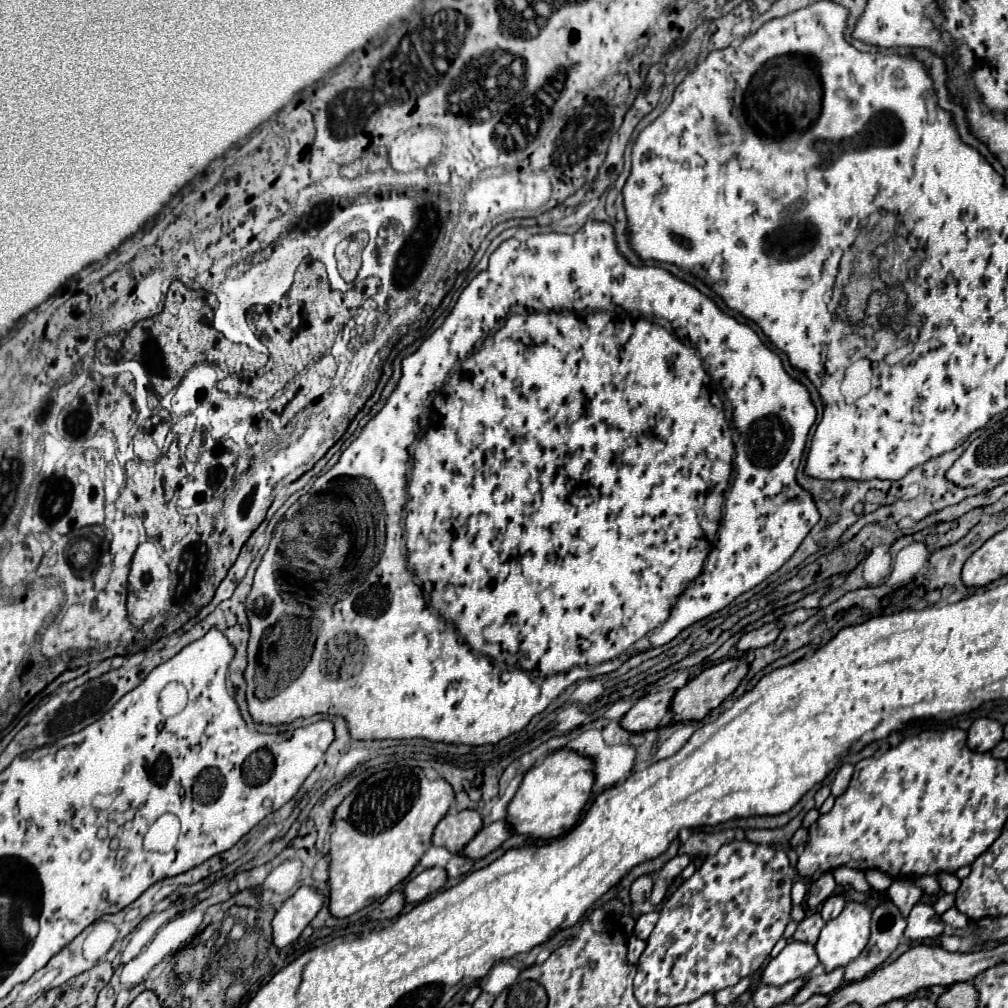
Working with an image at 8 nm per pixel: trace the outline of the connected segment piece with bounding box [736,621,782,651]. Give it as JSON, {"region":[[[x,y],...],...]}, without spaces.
{"region":[[[772,621],[772,623],[766,623],[762,625],[760,629],[754,629],[746,635],[742,635],[742,639],[736,643],[736,649],[740,651],[750,651],[750,649],[758,649],[758,647],[766,647],[770,643],[774,643],[780,635],[780,629],[782,625],[778,621]]]}

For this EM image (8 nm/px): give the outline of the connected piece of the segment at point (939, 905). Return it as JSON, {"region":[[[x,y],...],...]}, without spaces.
{"region":[[[940,893],[938,895],[938,899],[936,899],[936,903],[934,903],[934,909],[936,909],[936,913],[938,915],[942,915],[948,907],[952,907],[954,905],[954,895],[950,895],[950,893]]]}

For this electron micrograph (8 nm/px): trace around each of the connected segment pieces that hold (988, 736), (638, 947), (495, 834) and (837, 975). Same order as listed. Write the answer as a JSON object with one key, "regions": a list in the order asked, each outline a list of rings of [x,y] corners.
{"regions":[[[[988,717],[976,719],[968,729],[968,747],[972,747],[972,751],[986,753],[1000,739],[1002,739],[1002,725]]],[[[632,935],[628,939],[628,963],[638,963],[638,957],[642,955],[644,947],[646,947],[646,941],[642,941],[636,935]]],[[[494,821],[476,833],[476,837],[462,849],[462,855],[468,859],[482,859],[484,855],[500,847],[510,835],[512,833],[506,821]]],[[[838,967],[836,971],[824,971],[824,973],[820,973],[820,975],[814,975],[812,979],[808,979],[808,981],[800,987],[800,991],[794,995],[792,1003],[800,1005],[800,1003],[808,1001],[808,999],[810,999],[812,995],[816,995],[816,993],[826,993],[826,995],[834,993],[834,991],[842,985],[842,975],[844,975],[844,969],[842,969],[842,967]]]]}

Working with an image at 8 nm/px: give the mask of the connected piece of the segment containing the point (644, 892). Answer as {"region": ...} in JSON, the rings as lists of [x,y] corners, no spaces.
{"region":[[[650,875],[638,877],[638,879],[632,883],[632,887],[630,887],[630,899],[632,899],[632,903],[640,903],[640,901],[650,899],[652,885],[654,885],[654,879],[652,879]]]}

